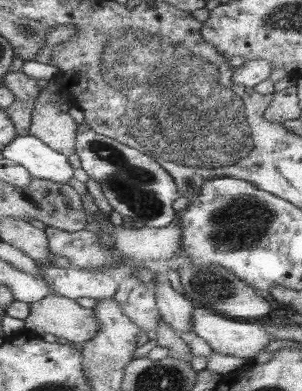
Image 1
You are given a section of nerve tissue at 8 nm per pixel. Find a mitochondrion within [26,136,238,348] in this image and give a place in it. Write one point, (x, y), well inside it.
(135, 186)

